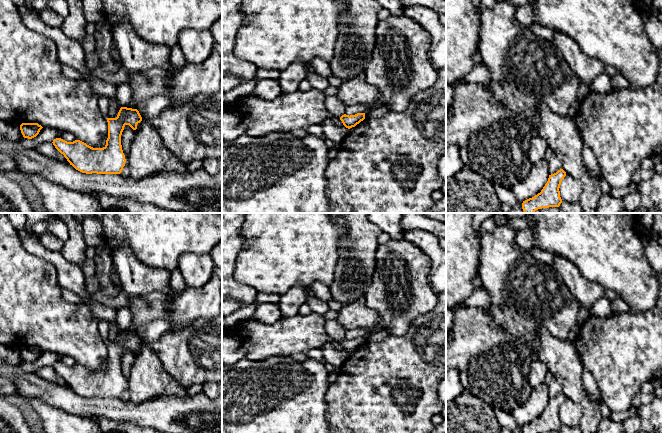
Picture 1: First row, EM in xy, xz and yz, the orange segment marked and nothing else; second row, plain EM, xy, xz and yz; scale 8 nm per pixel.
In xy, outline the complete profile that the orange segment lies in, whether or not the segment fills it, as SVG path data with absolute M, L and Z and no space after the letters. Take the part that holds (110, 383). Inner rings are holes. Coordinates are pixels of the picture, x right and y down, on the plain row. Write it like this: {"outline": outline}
{"outline": "M121 331L116 342L107 342L108 362L103 372L93 372L80 364L67 366L61 362L54 363L52 367L70 389L82 397L120 398L126 386L121 369L122 356L126 349L136 354L141 345L137 333Z"}

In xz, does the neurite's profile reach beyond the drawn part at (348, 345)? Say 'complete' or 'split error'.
complete

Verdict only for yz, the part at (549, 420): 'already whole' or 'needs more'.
already whole

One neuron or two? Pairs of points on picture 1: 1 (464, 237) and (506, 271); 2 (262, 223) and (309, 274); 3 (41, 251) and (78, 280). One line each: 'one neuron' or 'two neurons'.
1: two neurons
2: one neuron
3: one neuron

